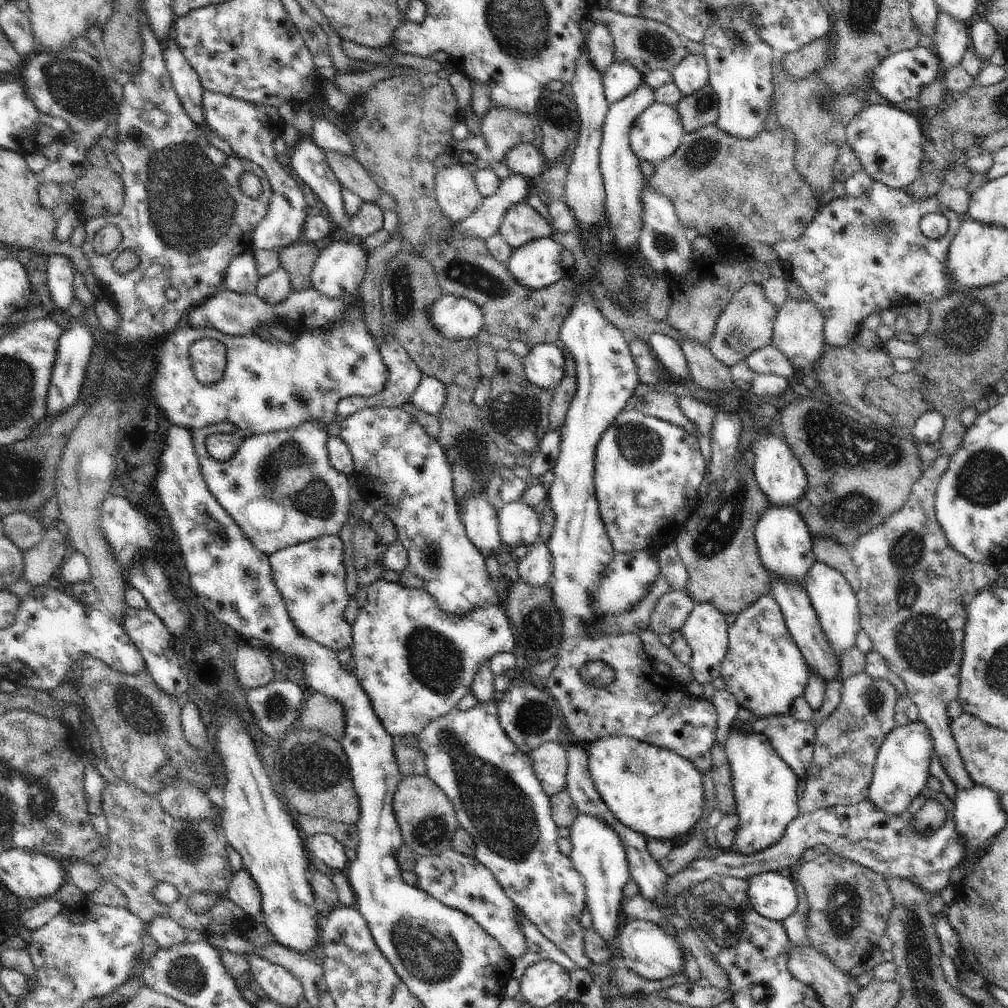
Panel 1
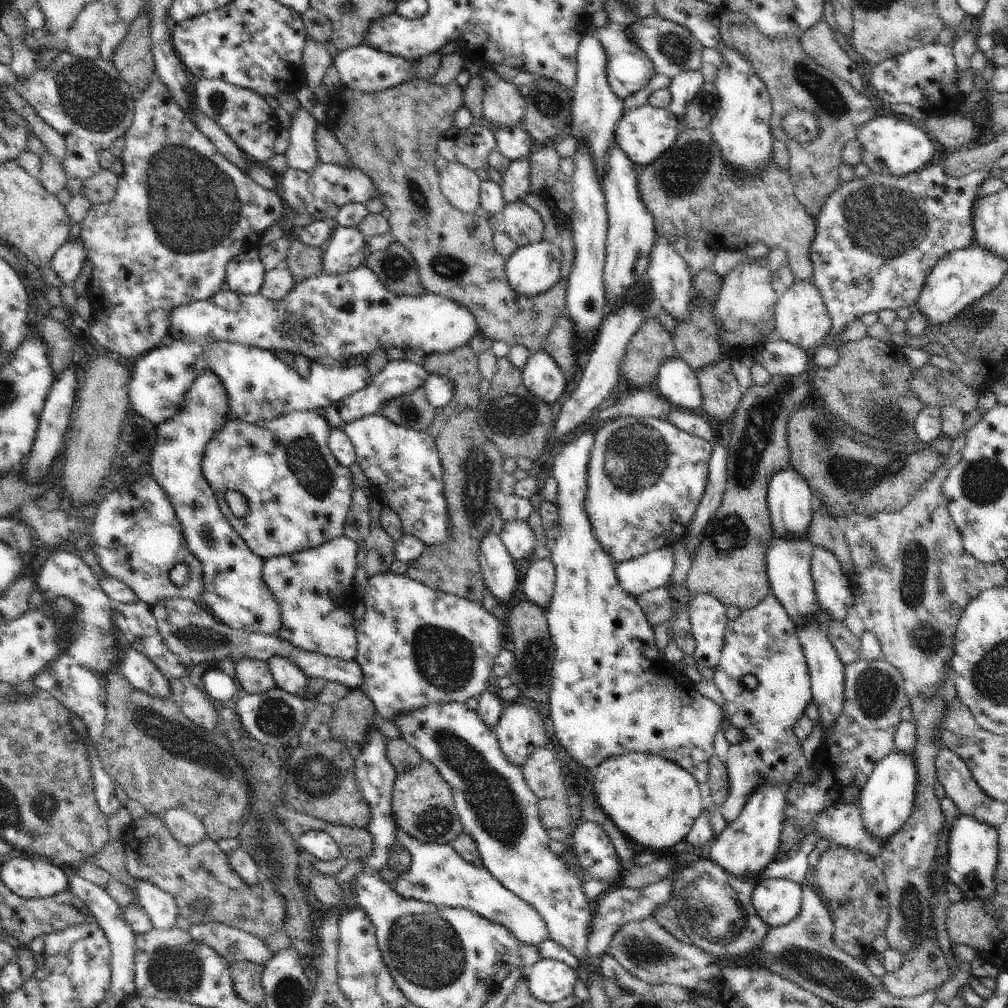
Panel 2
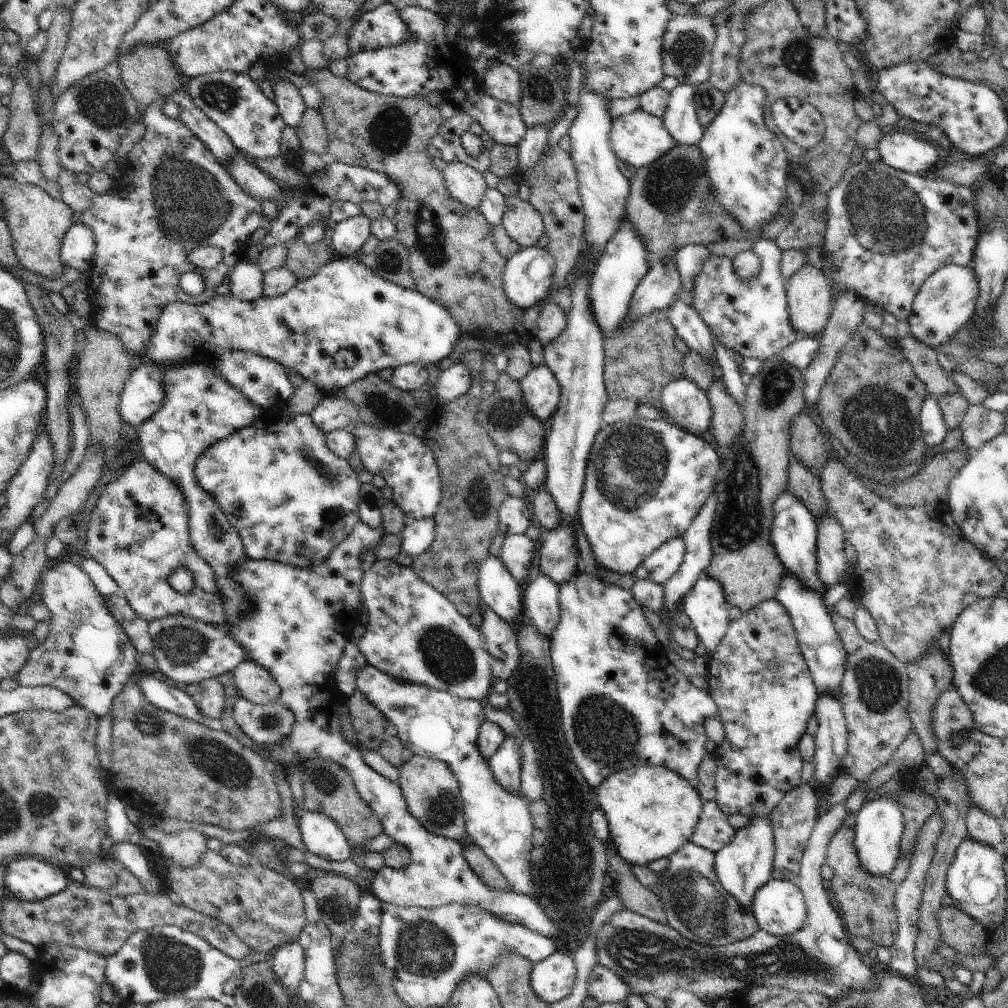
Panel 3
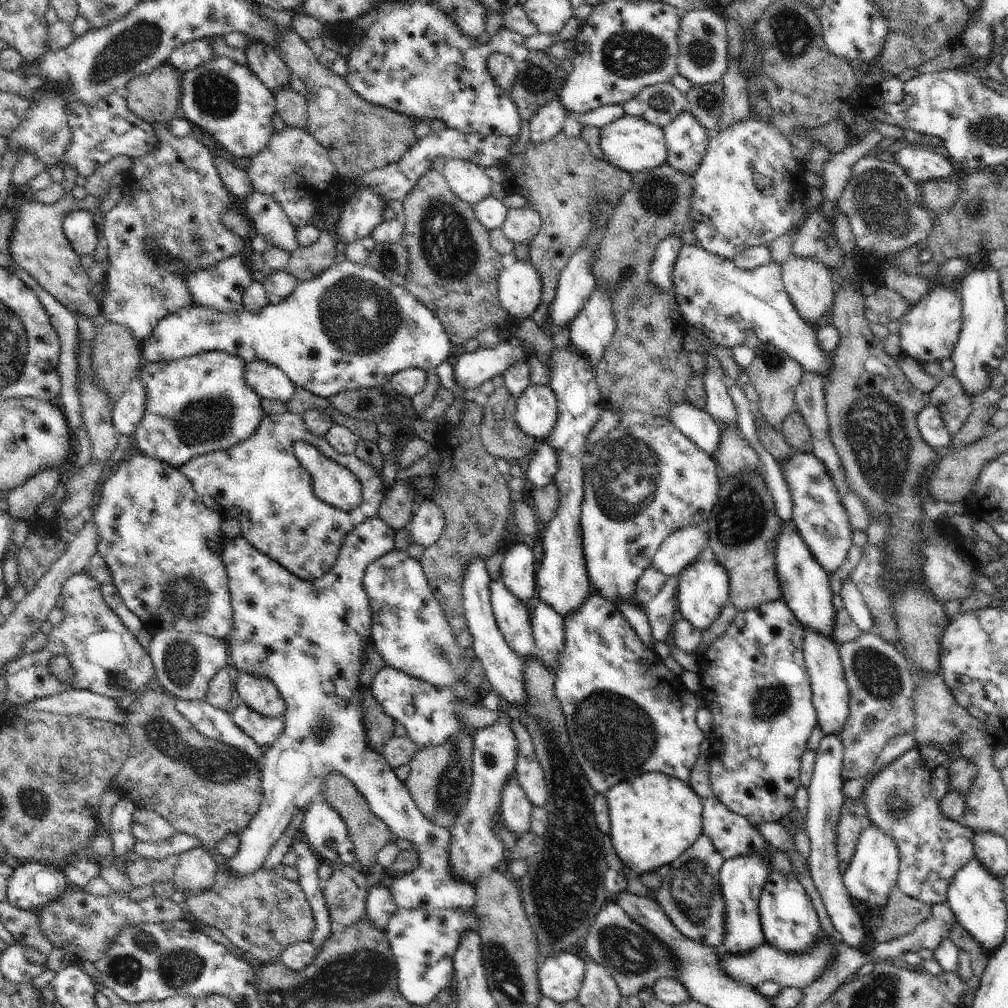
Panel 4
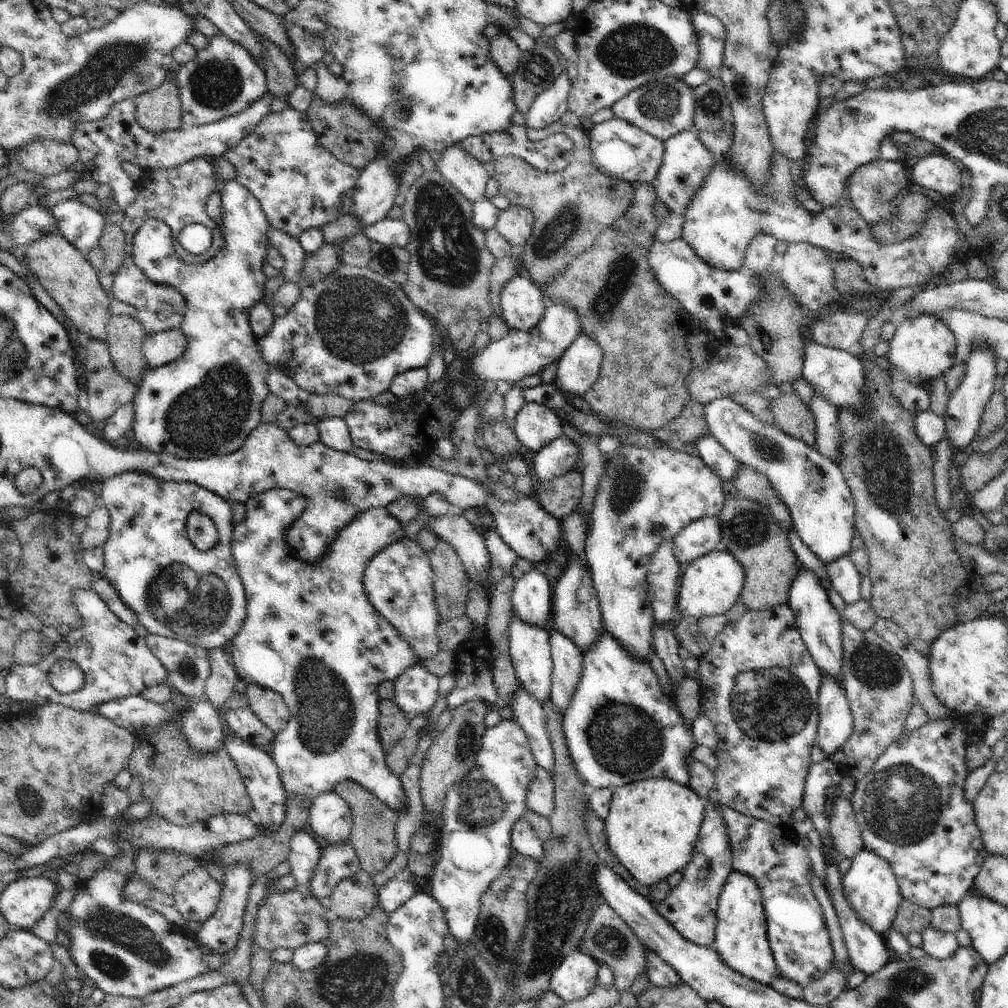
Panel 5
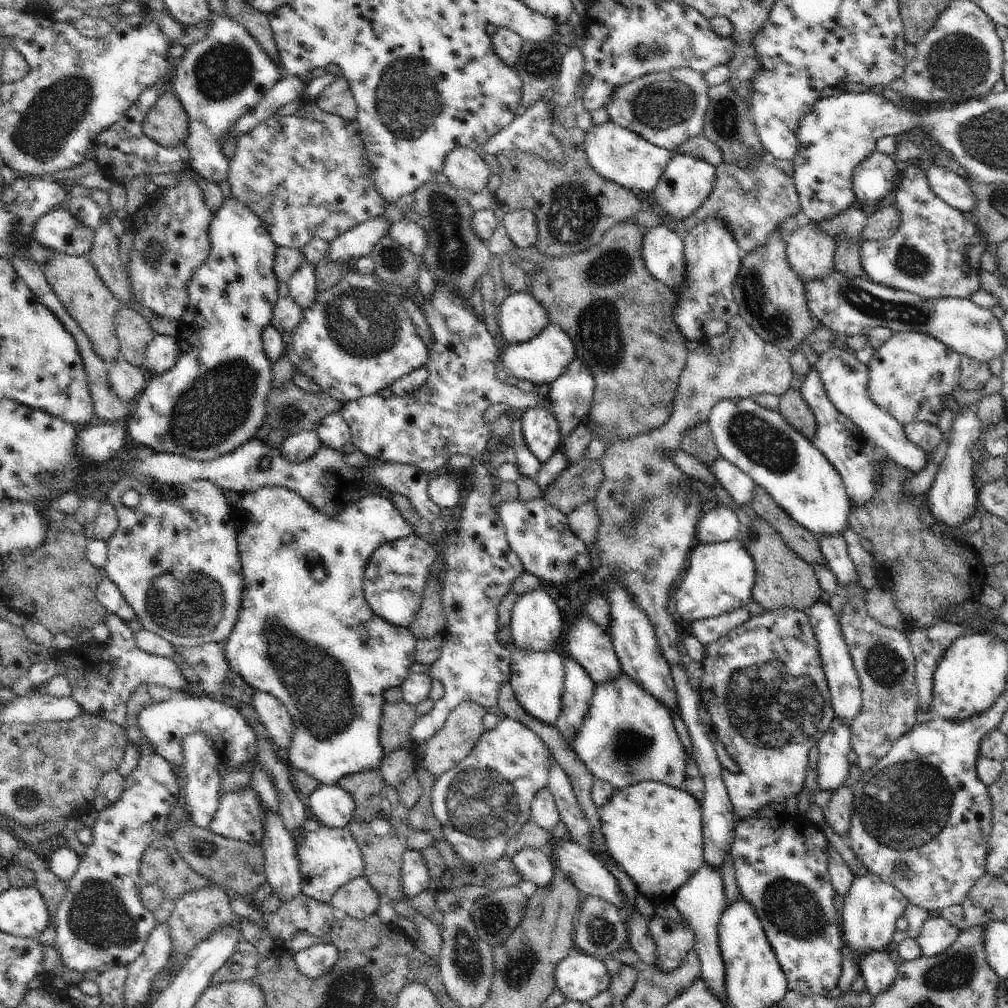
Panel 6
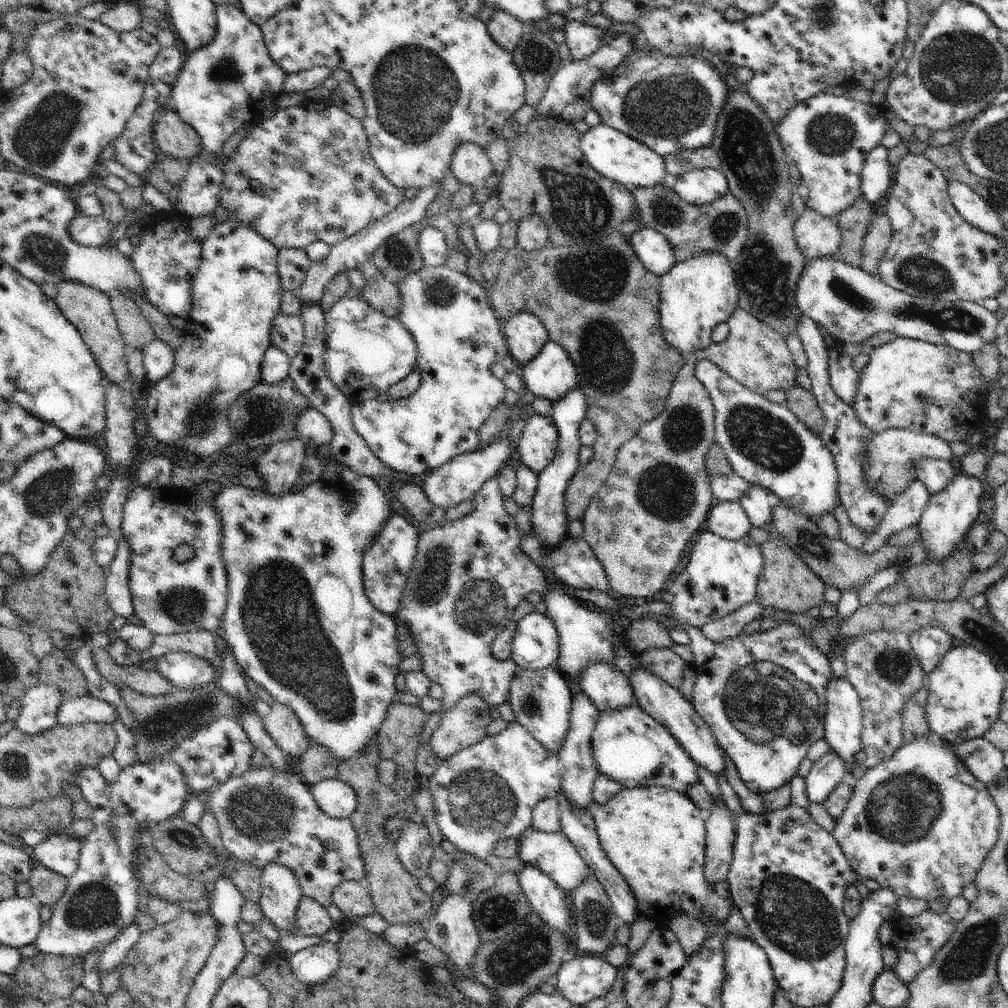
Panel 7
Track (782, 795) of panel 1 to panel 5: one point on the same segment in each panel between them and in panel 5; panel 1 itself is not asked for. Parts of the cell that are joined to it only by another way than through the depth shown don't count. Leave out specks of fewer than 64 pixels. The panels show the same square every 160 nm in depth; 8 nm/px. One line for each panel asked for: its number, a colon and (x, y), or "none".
2: (747, 846)
3: (743, 866)
4: (742, 877)
5: (741, 939)

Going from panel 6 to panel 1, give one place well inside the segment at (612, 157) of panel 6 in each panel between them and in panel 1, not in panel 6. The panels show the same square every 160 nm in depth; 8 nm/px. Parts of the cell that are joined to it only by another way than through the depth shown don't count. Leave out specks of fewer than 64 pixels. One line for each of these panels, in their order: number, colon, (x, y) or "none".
1: (656, 133)
2: (645, 133)
3: (639, 138)
4: (633, 144)
5: (620, 150)

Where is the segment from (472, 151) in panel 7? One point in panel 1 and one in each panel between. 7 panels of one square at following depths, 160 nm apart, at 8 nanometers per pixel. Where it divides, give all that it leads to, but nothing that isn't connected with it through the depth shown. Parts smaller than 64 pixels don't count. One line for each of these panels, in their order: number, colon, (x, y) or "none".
1: (456, 192)
2: (461, 186)
3: (466, 185)
4: (469, 182)
5: (467, 174)
6: (465, 168)

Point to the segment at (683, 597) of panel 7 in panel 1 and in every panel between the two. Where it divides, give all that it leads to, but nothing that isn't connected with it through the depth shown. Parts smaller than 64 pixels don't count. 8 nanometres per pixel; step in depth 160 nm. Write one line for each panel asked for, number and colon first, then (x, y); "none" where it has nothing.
1: (706, 631)
2: (707, 615)
3: (705, 604)
4: (703, 592)
5: (710, 586)
6: (720, 578)

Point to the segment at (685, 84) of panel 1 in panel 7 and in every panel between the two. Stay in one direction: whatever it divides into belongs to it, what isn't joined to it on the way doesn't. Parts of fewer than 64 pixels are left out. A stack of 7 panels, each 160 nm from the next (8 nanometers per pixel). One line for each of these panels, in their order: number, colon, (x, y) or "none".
2: (684, 87)
3: (681, 120)
4: (686, 140)
5: (686, 161)
6: (687, 182)
7: (697, 187)

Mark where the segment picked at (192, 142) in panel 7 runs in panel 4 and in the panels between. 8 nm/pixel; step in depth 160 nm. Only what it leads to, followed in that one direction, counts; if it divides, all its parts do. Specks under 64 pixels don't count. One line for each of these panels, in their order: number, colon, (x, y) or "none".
4: (155, 96)
5: (157, 110)
6: (167, 122)

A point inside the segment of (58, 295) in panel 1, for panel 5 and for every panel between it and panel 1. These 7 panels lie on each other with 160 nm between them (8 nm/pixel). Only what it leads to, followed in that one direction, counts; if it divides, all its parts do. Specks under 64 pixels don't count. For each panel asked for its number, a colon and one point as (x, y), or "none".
2: (71, 257)
3: (77, 251)
4: (81, 231)
5: (82, 227)

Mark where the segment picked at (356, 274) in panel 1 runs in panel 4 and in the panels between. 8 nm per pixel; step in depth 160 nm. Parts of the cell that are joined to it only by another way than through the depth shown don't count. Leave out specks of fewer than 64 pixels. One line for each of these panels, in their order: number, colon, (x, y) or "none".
2: (345, 250)
3: (349, 236)
4: (363, 212)

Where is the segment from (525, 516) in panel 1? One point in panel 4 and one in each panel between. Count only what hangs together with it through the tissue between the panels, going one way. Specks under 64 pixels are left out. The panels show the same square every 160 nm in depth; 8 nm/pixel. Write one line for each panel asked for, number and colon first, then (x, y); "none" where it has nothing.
2: (518, 538)
3: (518, 551)
4: (518, 569)

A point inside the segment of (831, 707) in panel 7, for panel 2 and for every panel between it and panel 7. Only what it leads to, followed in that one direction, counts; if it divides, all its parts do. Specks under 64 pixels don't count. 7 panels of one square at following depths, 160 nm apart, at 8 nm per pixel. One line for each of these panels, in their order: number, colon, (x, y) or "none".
2: (791, 502)
3: (794, 531)
4: (806, 588)
5: (819, 623)
6: (842, 680)

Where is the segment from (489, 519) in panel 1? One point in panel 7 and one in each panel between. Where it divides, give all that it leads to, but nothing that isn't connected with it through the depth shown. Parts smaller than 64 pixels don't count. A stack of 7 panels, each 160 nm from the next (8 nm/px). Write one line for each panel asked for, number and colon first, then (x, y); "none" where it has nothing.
2: (497, 567)
3: (498, 589)
4: (512, 616)
5: (529, 648)
6: (537, 676)
7: (540, 699)

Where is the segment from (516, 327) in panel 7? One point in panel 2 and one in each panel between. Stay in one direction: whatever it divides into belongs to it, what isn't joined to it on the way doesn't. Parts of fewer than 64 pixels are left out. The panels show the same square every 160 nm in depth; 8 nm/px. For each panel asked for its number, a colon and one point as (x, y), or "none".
2: (533, 269)
3: (527, 277)
4: (520, 287)
5: (523, 304)
6: (521, 317)

